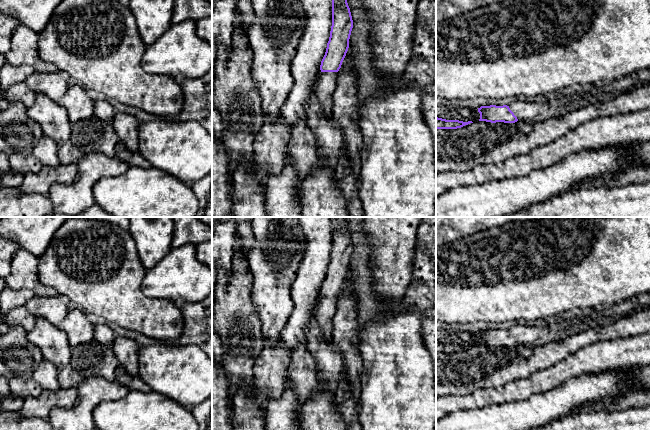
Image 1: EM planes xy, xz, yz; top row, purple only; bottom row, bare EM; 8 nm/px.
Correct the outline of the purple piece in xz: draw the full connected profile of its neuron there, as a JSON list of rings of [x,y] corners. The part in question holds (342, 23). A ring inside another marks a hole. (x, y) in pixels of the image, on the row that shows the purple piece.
[[[332,0],[330,37],[315,86],[317,100],[329,120],[333,116],[333,94],[337,86],[338,71],[349,48],[352,28],[353,20],[347,0]]]

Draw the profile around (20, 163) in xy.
[[[11,154],[9,164],[12,172],[21,173],[24,176],[28,173],[38,173],[43,167],[33,154]]]

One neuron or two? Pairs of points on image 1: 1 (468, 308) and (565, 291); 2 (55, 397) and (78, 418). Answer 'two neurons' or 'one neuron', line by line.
1: one neuron
2: two neurons

